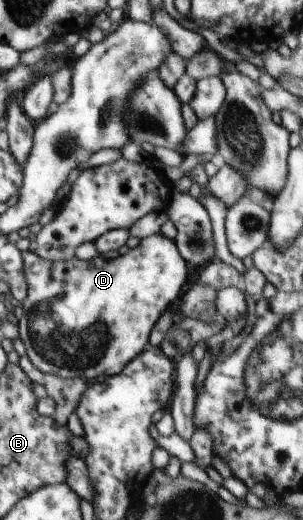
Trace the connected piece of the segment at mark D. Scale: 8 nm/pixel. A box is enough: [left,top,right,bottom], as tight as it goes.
[18,233,188,380]

